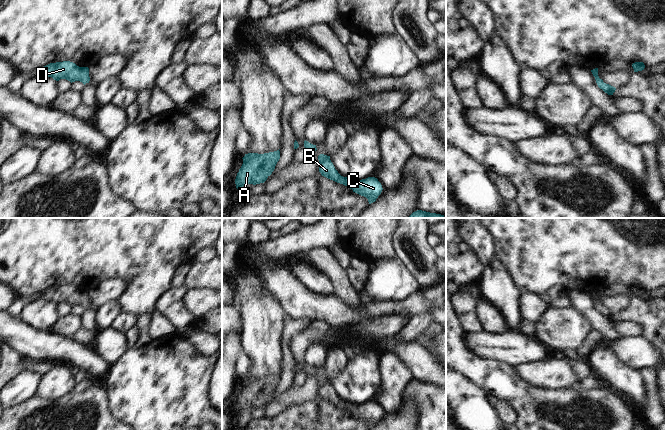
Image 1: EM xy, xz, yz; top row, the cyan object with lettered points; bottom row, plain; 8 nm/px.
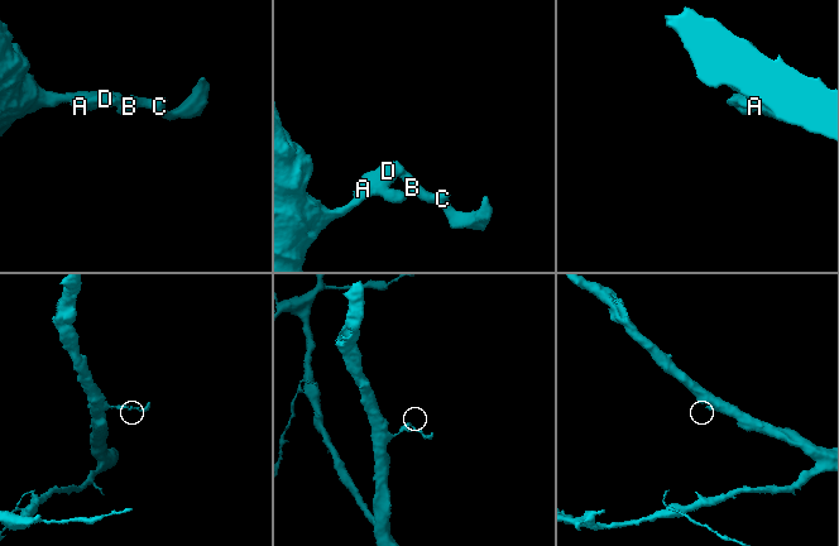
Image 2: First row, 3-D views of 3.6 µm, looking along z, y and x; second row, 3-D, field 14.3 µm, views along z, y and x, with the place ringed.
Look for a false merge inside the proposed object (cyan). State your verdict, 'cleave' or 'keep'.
keep

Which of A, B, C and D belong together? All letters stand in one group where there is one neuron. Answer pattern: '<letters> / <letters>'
A B C D

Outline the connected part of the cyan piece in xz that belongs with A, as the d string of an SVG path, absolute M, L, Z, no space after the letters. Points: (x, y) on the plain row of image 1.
M280 375L264 378L248 377L242 383L243 388L235 403L237 413L241 413L246 408L264 407L274 395L280 383Z

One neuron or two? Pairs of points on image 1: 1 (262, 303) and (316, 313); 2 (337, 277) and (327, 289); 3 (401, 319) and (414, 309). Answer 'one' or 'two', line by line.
1: two
2: two
3: two

